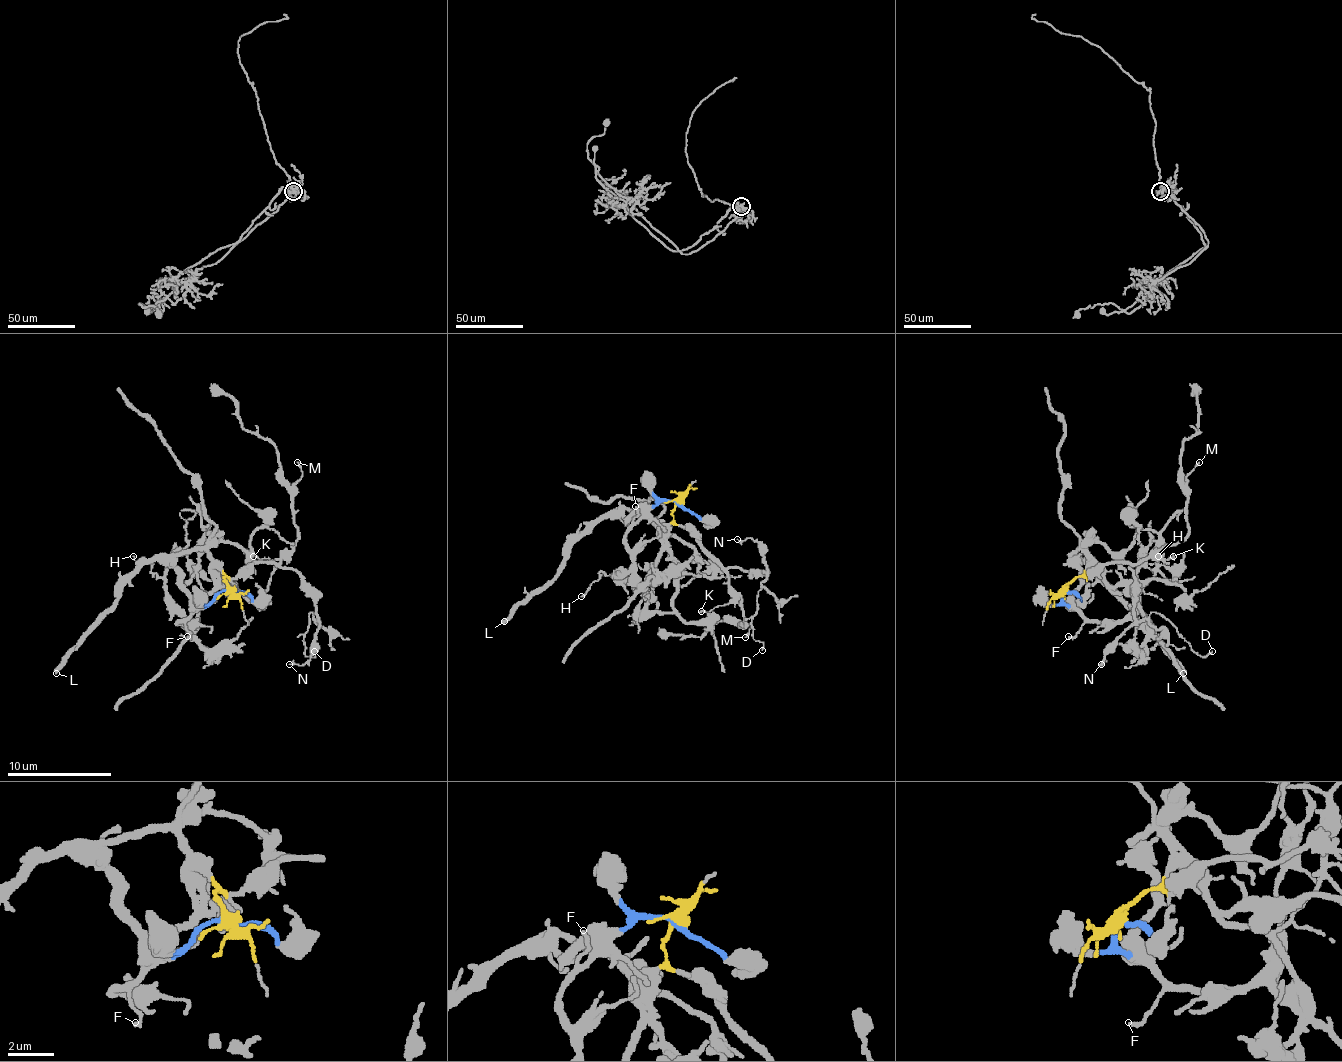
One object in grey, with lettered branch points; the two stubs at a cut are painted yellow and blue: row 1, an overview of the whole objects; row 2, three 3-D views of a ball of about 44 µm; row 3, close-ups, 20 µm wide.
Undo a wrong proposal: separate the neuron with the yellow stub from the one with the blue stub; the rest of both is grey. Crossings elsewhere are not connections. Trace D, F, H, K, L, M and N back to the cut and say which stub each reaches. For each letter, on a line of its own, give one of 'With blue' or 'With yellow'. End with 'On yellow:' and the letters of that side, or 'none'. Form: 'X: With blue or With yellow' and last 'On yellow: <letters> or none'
D: With yellow
F: With blue
H: With blue
K: With yellow
L: With blue
M: With yellow
N: With yellow
On yellow: D, K, M, N

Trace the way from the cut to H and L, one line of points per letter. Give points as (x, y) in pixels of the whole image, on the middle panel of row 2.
H: (676, 503), (658, 500), (627, 534), (632, 566), (614, 576), (601, 571), (580, 597)
L: (676, 503), (658, 500), (629, 519), (619, 516), (596, 521), (543, 586), (504, 620)

